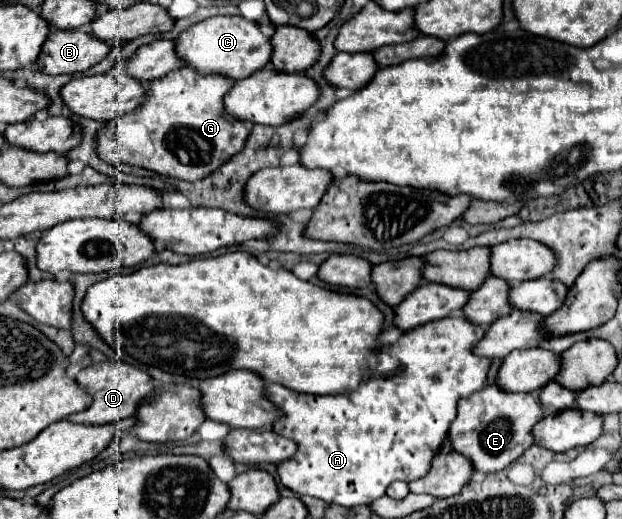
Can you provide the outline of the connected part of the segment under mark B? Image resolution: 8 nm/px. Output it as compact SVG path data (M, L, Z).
M53 31L43 45L39 65L49 75L83 73L113 51L111 43L91 37L87 31Z

